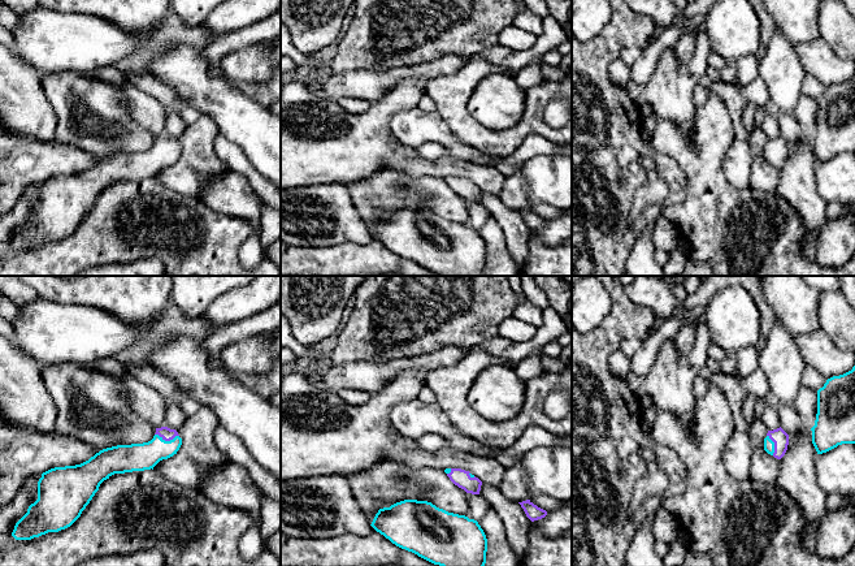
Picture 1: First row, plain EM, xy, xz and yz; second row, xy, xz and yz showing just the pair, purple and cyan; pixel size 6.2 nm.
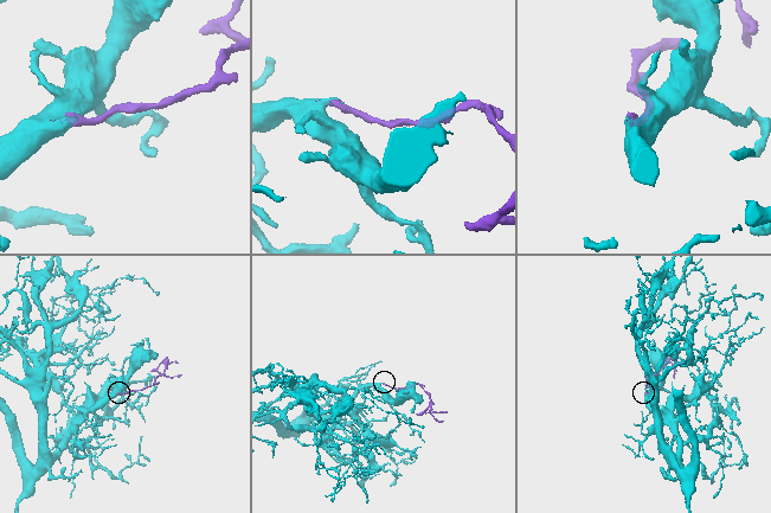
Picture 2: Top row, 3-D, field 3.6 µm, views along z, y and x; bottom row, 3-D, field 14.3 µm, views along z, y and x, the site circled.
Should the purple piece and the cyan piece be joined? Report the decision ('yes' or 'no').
yes

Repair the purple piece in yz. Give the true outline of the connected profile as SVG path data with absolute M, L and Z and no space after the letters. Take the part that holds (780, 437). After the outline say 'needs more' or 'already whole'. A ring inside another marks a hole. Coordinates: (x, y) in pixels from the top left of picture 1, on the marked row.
M780 427L773 431L768 431L764 438L764 450L777 459L781 459L789 445L789 435Z | needs more

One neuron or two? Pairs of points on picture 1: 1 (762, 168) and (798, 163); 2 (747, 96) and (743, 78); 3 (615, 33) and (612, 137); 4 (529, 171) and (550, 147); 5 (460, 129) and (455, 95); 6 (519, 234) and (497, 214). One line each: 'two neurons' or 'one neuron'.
1: two neurons
2: two neurons
3: one neuron
4: two neurons
5: one neuron
6: one neuron

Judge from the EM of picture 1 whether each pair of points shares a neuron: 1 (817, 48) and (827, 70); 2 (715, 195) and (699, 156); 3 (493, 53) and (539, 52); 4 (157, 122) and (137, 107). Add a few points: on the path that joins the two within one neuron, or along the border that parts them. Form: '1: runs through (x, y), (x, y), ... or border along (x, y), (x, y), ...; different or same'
1: runs through (817, 53), (817, 57), (825, 65); same
2: runs through (708, 186), (702, 165); same
3: runs through (504, 59), (523, 59), (528, 56); same
4: runs through (152, 117), (142, 107); same

